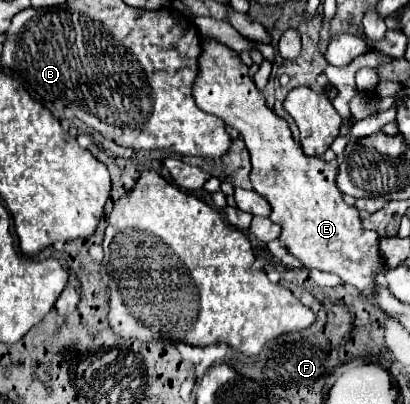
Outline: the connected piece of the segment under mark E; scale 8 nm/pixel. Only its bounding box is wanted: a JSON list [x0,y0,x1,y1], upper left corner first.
[194,38,382,292]

